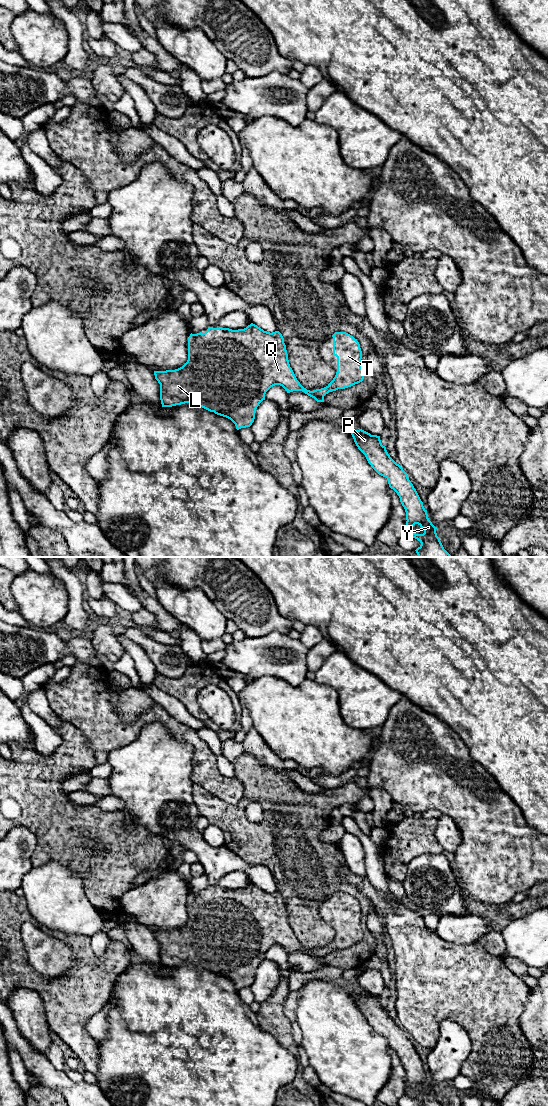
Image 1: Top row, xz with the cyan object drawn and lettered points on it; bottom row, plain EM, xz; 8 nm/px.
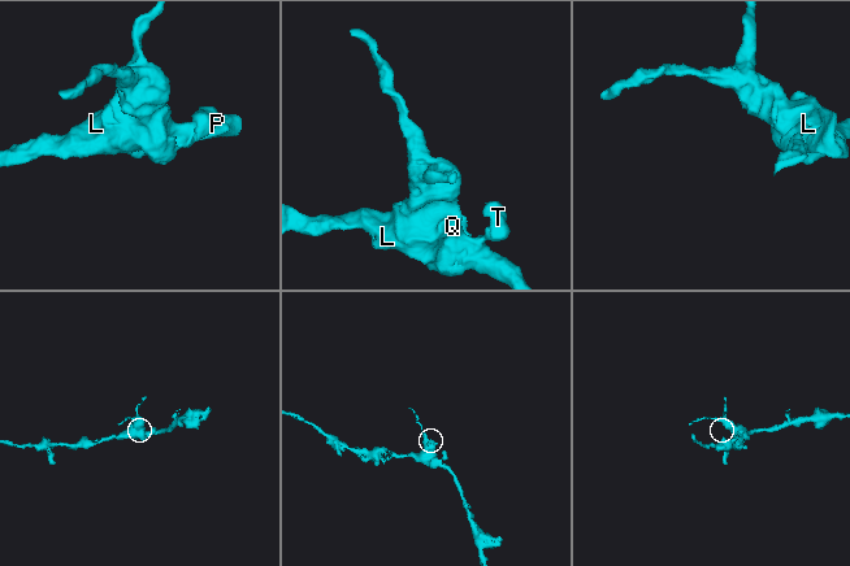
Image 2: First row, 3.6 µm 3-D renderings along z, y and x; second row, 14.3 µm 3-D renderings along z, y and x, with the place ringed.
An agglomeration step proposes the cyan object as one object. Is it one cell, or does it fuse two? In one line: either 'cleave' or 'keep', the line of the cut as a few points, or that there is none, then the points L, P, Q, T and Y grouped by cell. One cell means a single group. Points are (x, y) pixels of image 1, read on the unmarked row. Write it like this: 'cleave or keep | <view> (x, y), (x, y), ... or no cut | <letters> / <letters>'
keep | no cut | L P Q T Y

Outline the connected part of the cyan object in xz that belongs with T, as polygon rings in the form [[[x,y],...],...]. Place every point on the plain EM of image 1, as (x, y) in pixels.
[[[251,883],[244,889],[208,887],[205,893],[190,894],[188,897],[188,920],[175,930],[154,931],[155,939],[160,944],[162,967],[172,967],[185,963],[196,964],[210,972],[230,979],[236,989],[250,987],[255,979],[256,969],[265,960],[266,952],[275,945],[282,946],[287,953],[302,951],[317,962],[324,962],[324,956],[338,949],[345,949],[358,944],[364,939],[362,929],[362,911],[360,904],[346,892],[335,892],[333,895],[333,915],[337,917],[337,932],[333,940],[324,948],[313,951],[304,948],[297,940],[290,927],[284,898],[279,891],[267,892]]]

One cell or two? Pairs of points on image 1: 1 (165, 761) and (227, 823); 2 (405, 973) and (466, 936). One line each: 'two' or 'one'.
1: two
2: two

